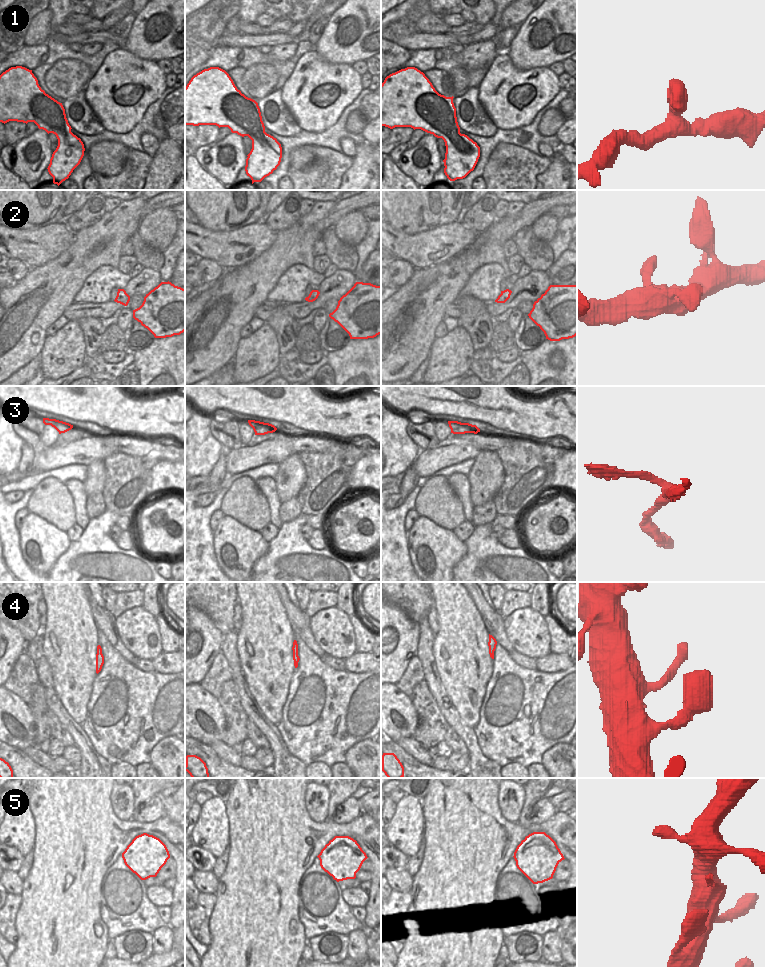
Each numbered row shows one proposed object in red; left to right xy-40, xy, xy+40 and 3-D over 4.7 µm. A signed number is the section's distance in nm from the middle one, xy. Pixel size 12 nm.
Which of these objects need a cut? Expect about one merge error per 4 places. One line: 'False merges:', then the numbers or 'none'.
False merges: none

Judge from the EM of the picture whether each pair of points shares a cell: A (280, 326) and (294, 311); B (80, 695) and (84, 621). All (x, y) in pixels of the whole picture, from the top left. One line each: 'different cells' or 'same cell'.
A: different cells
B: same cell

